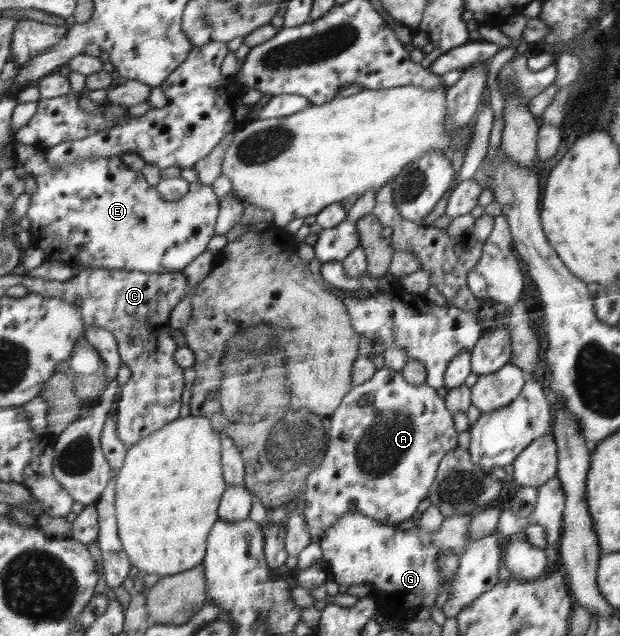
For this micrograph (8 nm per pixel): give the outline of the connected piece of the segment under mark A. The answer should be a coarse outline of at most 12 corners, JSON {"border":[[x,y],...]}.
{"border":[[377,369],[305,482],[312,541],[354,508],[396,529],[458,445],[428,382]]}

